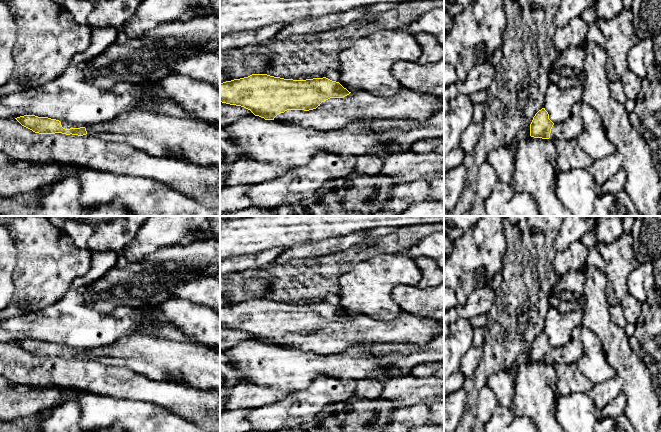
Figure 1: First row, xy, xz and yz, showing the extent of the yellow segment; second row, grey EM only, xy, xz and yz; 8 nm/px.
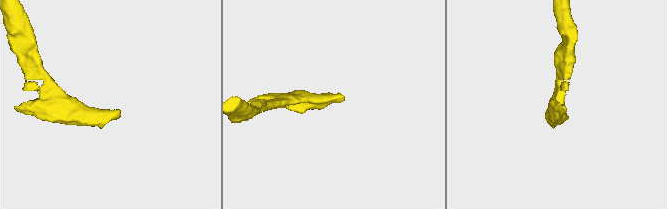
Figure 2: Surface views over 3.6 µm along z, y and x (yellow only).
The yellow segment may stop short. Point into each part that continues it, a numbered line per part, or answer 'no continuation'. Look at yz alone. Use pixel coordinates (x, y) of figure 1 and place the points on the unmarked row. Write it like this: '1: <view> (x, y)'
1: yz (570, 353)

